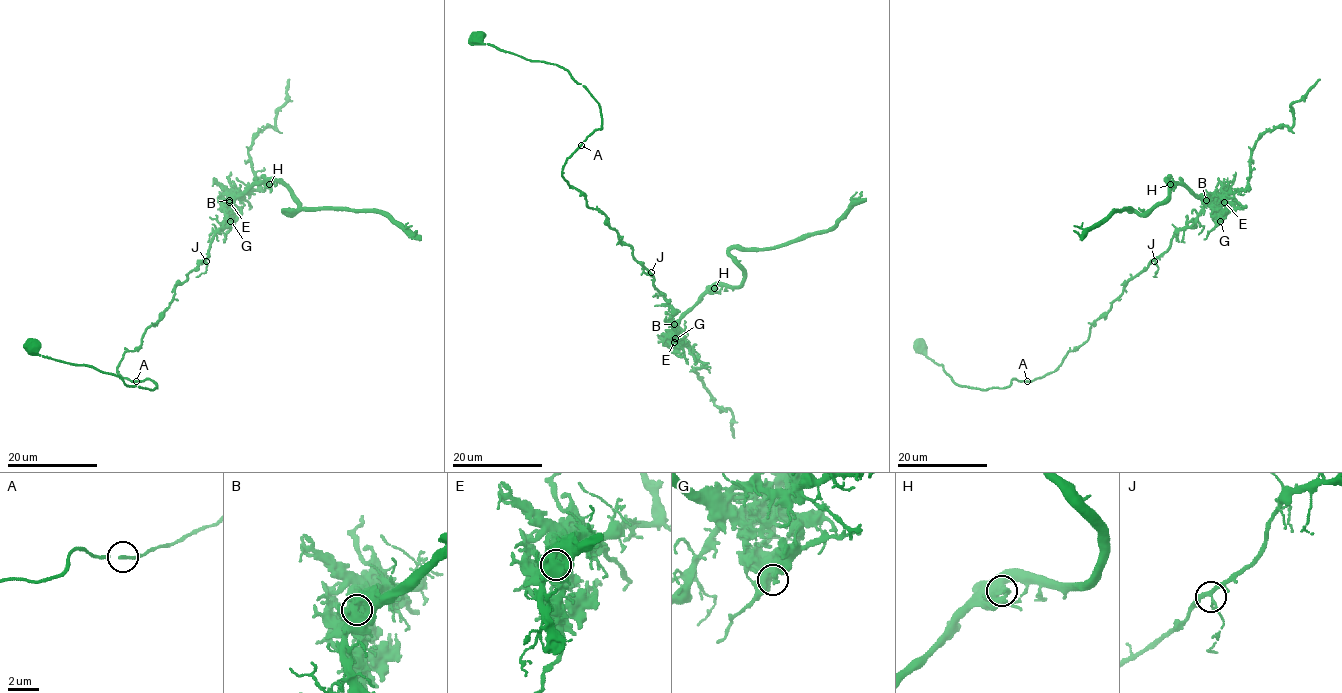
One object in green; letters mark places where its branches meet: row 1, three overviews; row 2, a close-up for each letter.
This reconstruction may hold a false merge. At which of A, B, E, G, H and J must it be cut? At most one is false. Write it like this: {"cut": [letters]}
{"cut": ["B"]}

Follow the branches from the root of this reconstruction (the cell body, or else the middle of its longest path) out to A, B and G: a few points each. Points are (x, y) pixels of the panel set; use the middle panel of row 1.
A: (477, 36), (484, 44), (525, 58), (562, 66), (588, 91), (598, 104), (602, 126), (580, 144)
B: (477, 36), (562, 66), (598, 104), (602, 126), (567, 159), (562, 176), (632, 249), (674, 323)
G: (477, 36), (562, 66), (598, 104), (602, 126), (567, 159), (562, 176), (652, 275), (675, 338)

